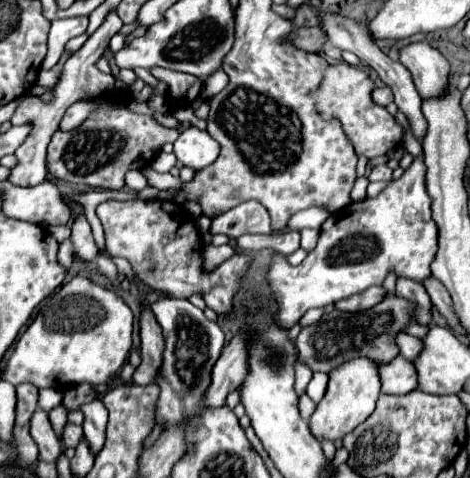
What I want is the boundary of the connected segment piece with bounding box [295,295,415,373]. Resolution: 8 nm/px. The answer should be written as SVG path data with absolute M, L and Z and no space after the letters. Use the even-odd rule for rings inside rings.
M389 295L385 301L363 313L343 313L333 309L317 323L301 329L295 347L299 351L299 357L311 367L311 371L329 373L331 369L353 357L369 357L379 363L389 363L399 355L399 347L395 343L397 333L401 333L413 321L415 305L397 295Z

